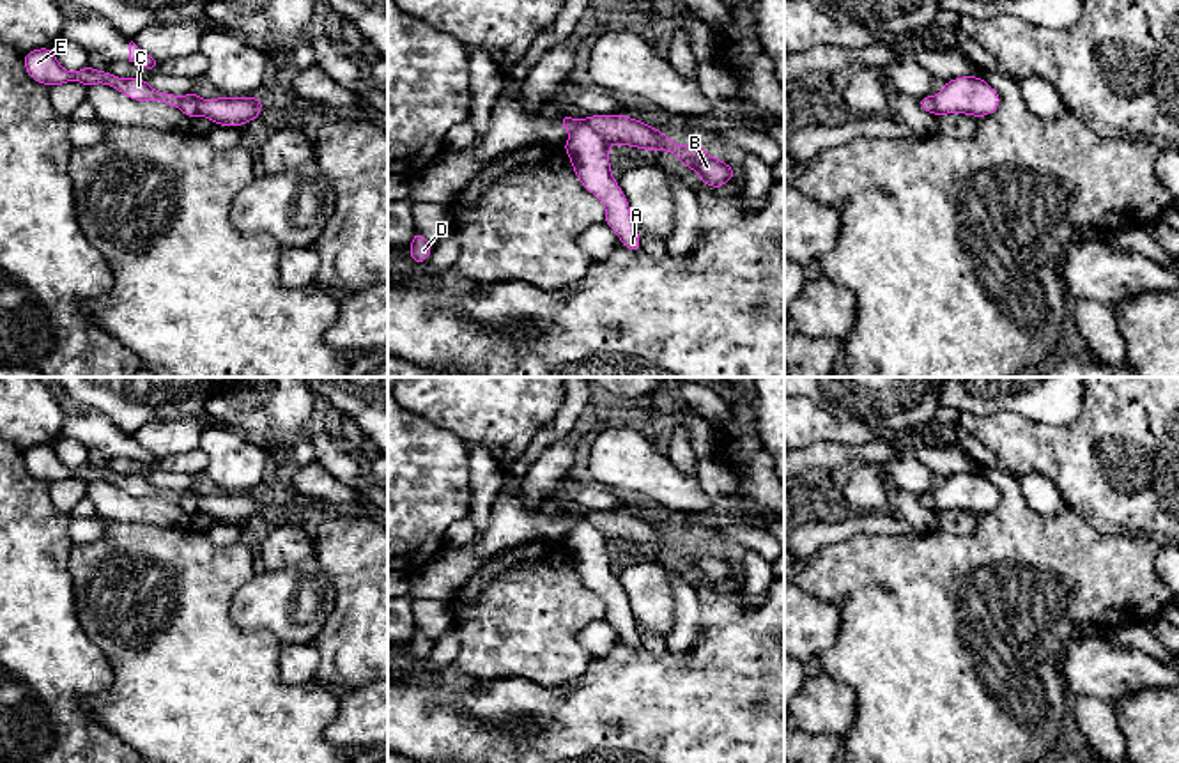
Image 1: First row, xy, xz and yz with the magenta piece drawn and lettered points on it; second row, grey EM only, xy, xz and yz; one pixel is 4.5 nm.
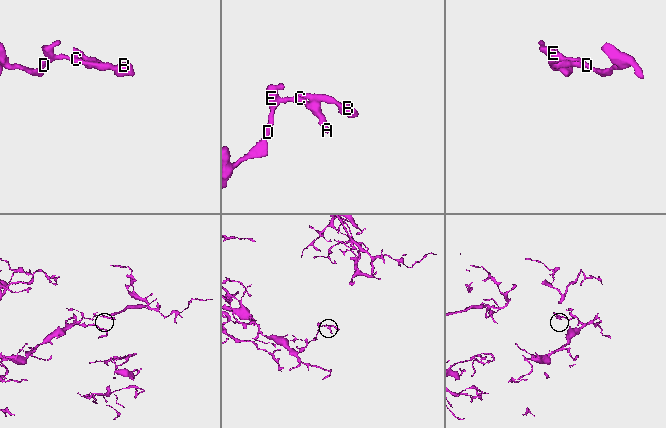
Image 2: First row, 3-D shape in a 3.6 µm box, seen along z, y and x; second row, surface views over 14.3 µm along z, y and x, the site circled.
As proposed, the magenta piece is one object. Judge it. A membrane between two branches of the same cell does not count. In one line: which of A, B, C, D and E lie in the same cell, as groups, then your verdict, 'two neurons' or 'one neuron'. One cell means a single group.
A / B C D E | two neurons

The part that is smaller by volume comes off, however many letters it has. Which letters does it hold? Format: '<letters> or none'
A

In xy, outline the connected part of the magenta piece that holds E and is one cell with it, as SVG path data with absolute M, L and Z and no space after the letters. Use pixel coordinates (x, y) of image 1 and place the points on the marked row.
M51 46L25 53L23 64L27 74L34 81L48 87L80 81L89 89L90 85L103 83L117 89L133 101L159 101L175 108L179 108L184 99L184 96L166 94L152 89L143 78L117 78L110 71L97 71L89 64L83 69L71 73L58 64Z

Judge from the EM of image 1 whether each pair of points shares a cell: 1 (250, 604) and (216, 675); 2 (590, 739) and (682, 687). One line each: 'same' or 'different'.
1: different
2: same

